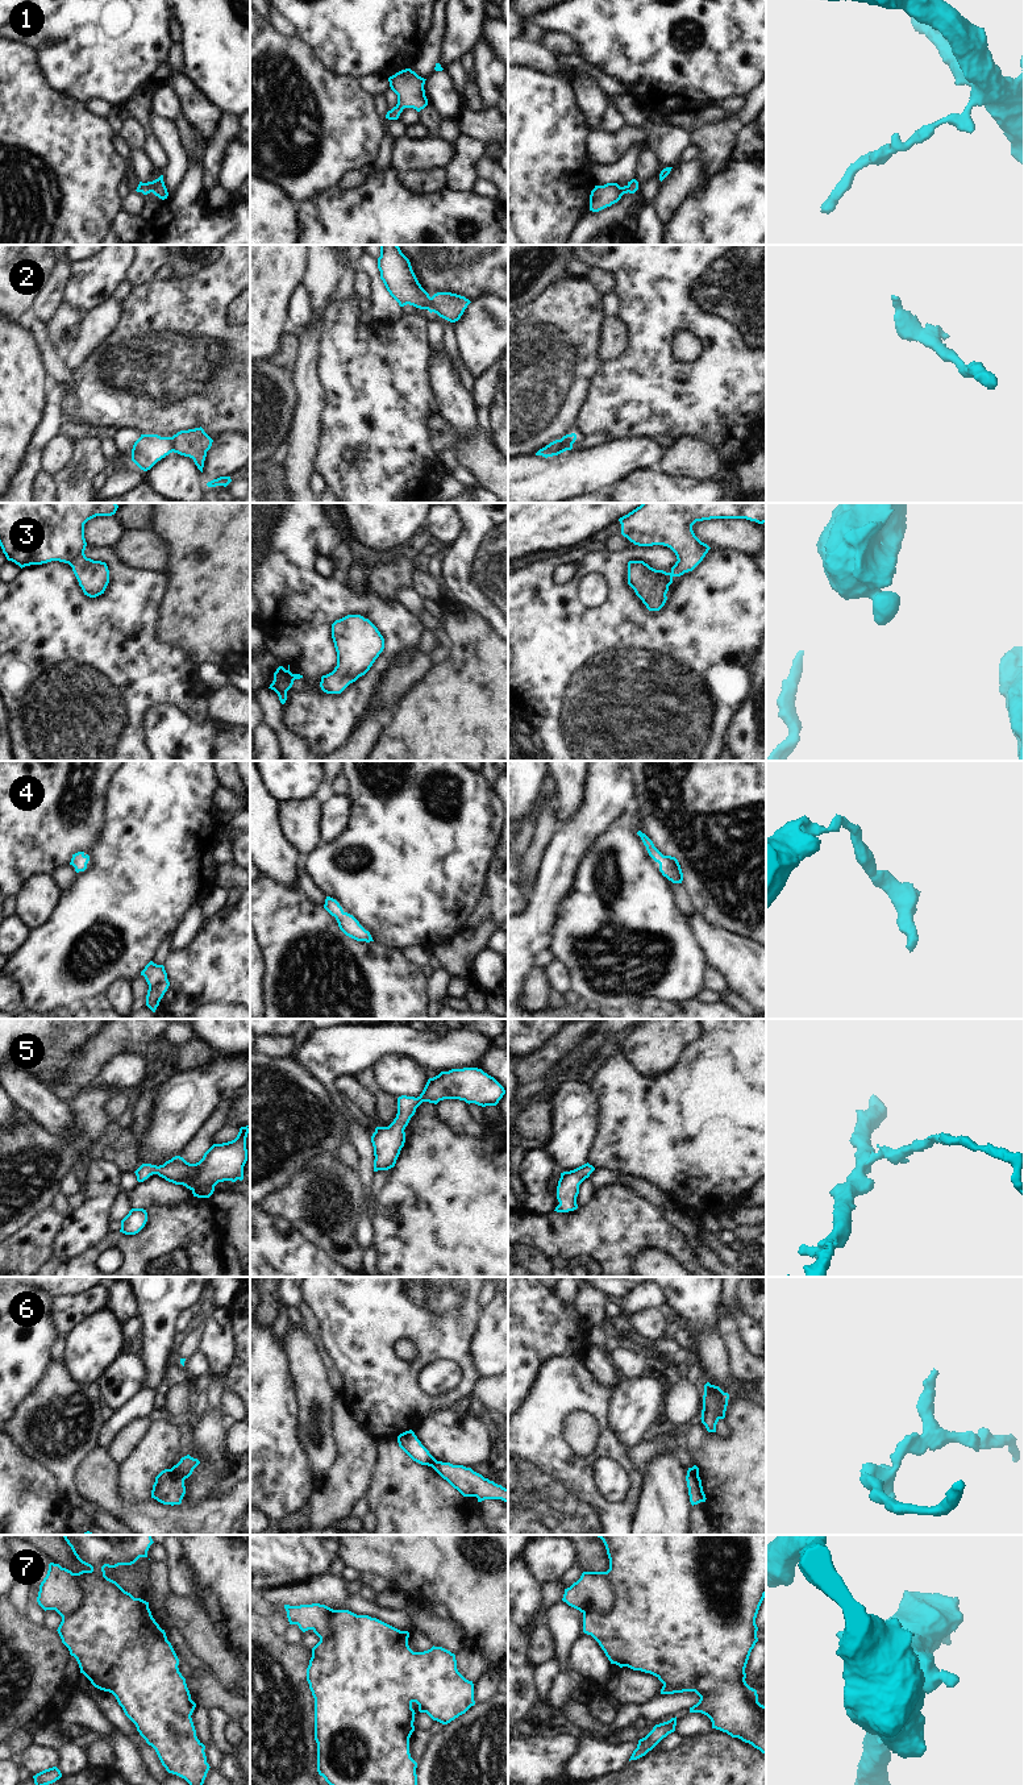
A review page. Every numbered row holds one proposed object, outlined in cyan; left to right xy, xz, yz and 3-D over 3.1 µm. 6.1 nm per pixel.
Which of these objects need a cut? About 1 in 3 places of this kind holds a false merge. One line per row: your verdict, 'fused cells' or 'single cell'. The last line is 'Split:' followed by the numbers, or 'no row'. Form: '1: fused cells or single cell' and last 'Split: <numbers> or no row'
1: single cell
2: fused cells
3: single cell
4: single cell
5: single cell
6: fused cells
7: fused cells
Split: 2, 6, 7

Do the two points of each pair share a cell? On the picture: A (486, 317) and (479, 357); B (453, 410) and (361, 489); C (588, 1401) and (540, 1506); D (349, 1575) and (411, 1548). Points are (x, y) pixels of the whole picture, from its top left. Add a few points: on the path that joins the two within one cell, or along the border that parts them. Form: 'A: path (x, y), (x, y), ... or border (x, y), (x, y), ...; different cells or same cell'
A: path (486, 327), (481, 336), (479, 348); same cell
B: border (427, 382), (437, 411); different cells
C: path (558, 1414), (540, 1432), (540, 1476); same cell
D: border (346, 1565), (350, 1565), (359, 1573); different cells

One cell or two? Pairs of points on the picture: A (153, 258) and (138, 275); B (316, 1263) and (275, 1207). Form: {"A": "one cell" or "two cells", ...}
{"A": "one cell", "B": "two cells"}

